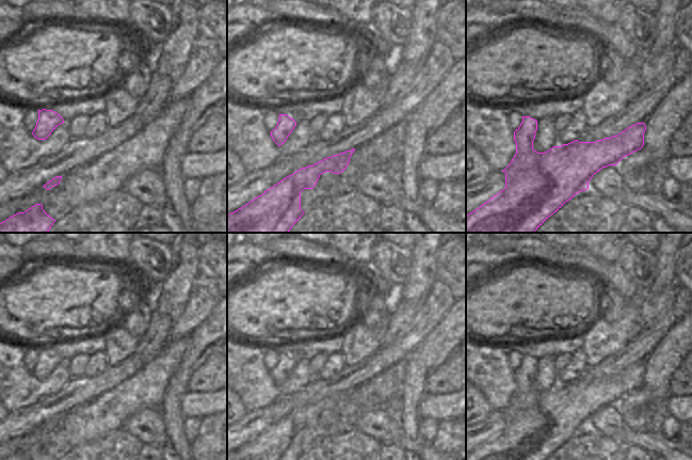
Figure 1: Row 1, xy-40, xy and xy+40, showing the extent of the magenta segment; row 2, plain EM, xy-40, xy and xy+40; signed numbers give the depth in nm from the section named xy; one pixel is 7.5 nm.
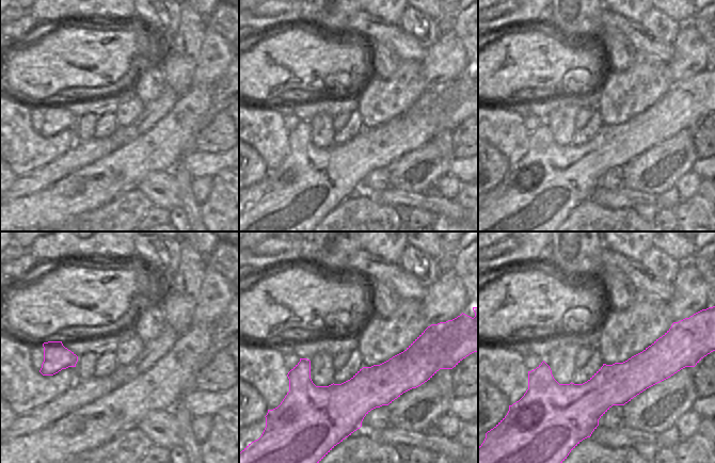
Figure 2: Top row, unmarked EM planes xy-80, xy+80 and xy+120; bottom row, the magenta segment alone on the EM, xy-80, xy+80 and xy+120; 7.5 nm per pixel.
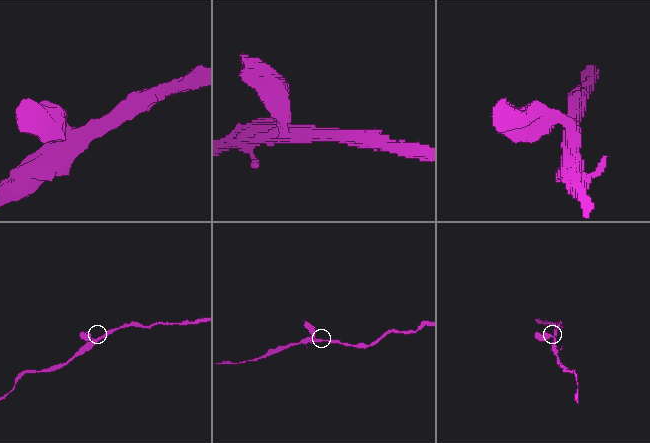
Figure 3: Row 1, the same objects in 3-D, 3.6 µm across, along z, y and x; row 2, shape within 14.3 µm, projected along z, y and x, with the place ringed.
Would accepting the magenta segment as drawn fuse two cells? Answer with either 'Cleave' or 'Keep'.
Keep.

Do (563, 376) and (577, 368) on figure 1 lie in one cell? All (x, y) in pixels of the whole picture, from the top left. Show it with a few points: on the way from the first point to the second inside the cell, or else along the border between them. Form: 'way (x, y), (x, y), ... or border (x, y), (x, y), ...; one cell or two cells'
way (566, 376), (574, 369); one cell

